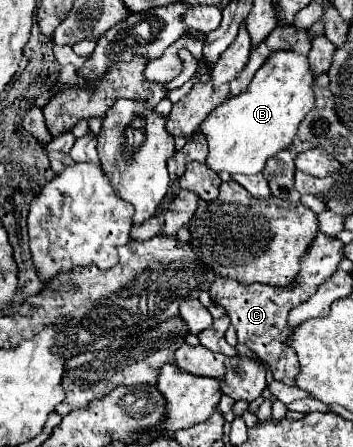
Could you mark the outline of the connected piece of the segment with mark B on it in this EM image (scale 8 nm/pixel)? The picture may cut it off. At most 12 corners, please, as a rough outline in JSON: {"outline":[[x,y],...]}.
{"outline":[[275,51],[195,133],[215,171],[261,173],[313,109],[305,55]]}

